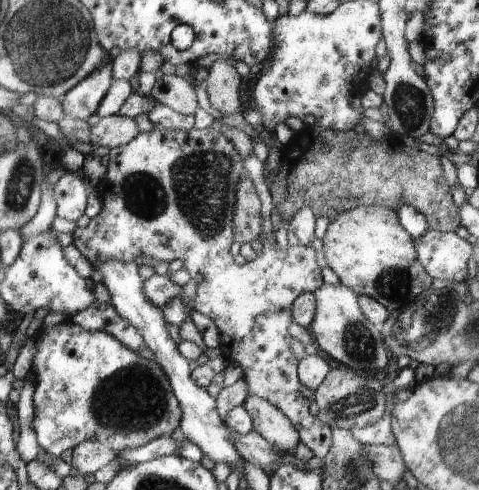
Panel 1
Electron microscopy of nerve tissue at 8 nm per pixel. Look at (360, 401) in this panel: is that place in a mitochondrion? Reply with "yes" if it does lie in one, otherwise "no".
yes

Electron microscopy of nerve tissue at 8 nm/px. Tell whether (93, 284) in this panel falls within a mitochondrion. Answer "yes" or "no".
no

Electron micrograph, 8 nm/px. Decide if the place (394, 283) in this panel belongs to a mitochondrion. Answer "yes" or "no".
yes

